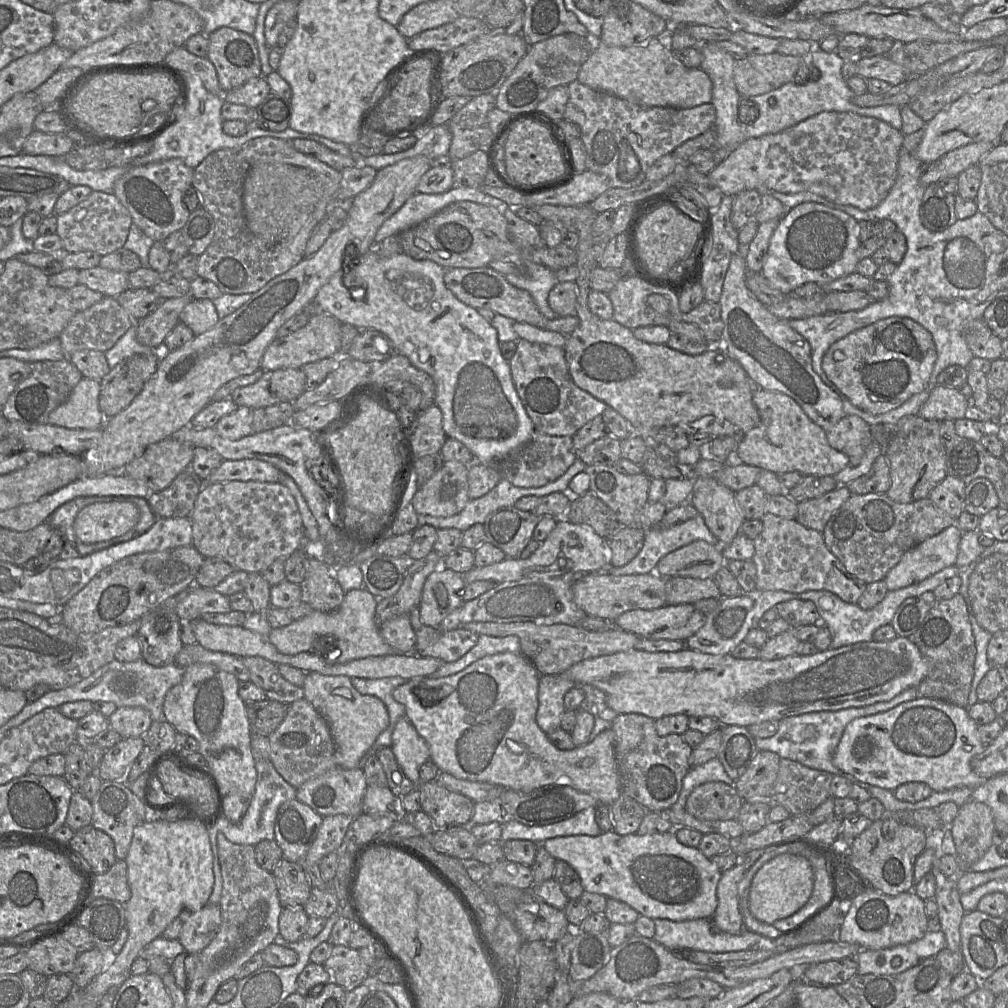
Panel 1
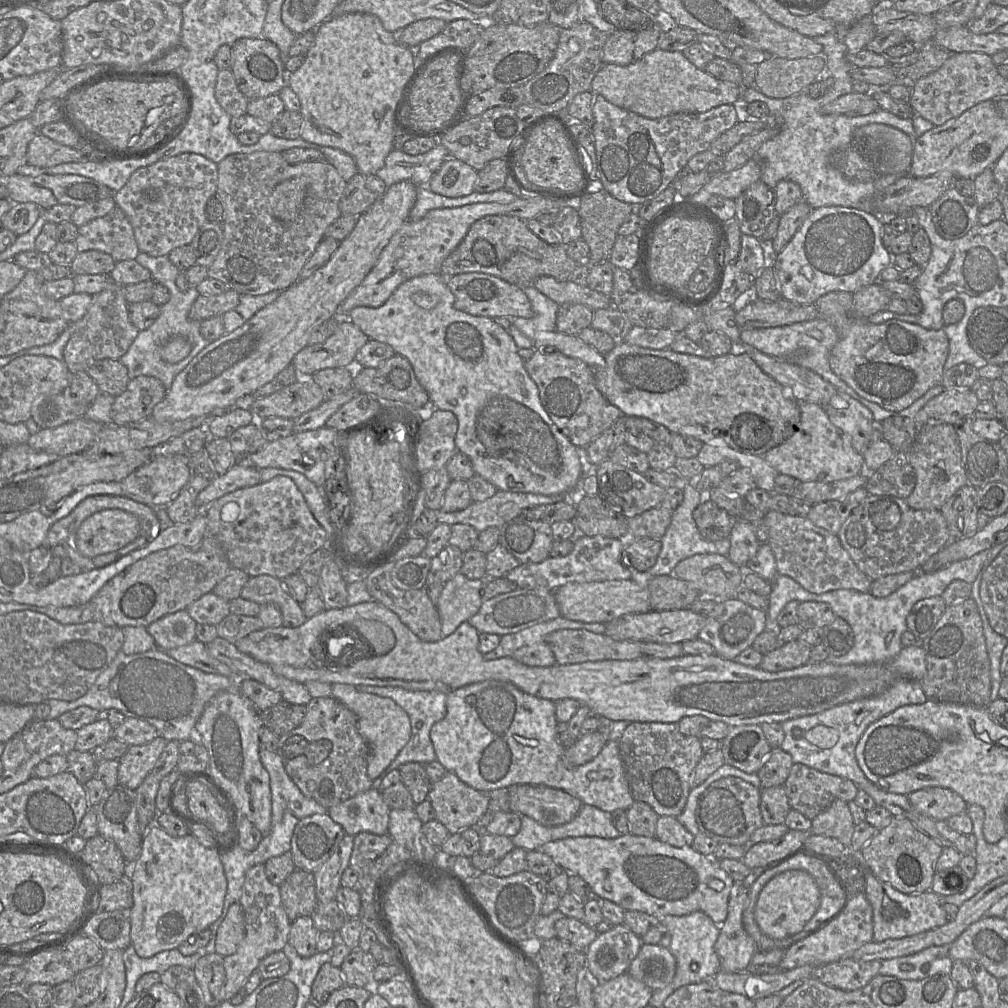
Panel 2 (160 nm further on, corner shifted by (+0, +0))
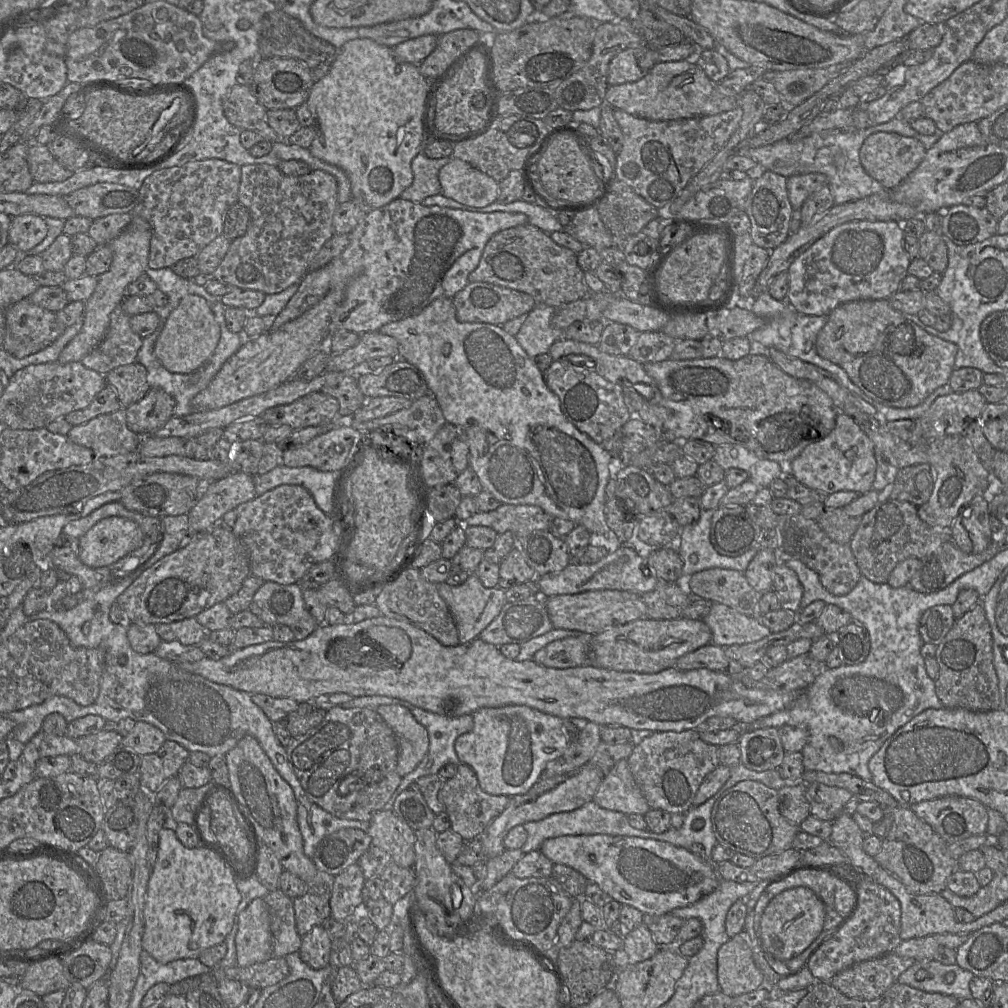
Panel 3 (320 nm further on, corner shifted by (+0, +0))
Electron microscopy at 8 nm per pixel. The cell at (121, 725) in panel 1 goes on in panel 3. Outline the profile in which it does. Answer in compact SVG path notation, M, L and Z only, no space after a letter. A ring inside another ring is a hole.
M137 721L132 731L122 738L120 745L133 749L139 755L146 755L157 752L165 741L165 735L159 728Z

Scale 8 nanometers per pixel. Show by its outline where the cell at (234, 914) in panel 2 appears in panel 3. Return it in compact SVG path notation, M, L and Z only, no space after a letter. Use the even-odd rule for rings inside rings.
M263 898L251 901L238 916L235 947L237 966L251 966L274 957L270 914Z

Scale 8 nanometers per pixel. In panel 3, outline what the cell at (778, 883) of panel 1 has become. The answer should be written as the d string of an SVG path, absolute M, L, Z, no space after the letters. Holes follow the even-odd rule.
M806 887L787 889L770 900L760 920L760 938L766 953L779 960L792 959L805 951L823 931L825 908Z

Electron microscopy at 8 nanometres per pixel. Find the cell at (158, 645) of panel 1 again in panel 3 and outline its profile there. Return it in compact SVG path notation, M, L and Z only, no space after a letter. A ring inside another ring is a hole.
M195 617L155 626L162 641L179 641L183 645L199 645L210 632Z

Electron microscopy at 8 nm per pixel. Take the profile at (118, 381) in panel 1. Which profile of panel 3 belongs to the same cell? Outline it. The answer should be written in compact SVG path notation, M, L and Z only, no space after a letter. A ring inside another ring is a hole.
M150 388L138 402L123 409L128 428L140 437L153 435L175 415L176 402L160 388Z

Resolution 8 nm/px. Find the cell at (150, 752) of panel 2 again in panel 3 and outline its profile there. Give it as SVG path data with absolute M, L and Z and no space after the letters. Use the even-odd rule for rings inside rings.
M166 740L157 752L142 756L139 768L141 786L157 792L169 778L178 775L189 756L190 752L177 742Z

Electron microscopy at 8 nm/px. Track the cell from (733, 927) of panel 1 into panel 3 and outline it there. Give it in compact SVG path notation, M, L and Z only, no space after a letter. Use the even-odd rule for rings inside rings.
M744 929L719 948L717 978L721 991L729 996L752 992L766 985L745 939Z

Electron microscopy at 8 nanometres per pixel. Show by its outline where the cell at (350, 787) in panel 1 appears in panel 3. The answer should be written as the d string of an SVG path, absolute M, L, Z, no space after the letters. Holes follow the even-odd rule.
M391 808L376 812L366 832L372 844L390 854L392 860L406 868L414 868L415 831Z

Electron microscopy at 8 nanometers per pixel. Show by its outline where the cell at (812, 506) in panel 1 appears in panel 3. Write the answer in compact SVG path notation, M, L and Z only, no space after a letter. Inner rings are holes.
M871 489L846 506L826 508L817 522L831 540L839 544L849 544L864 514L878 502L879 492Z

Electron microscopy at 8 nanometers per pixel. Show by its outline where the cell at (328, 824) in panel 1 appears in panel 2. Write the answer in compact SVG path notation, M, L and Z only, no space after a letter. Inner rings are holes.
M346 834L334 845L329 859L313 872L319 902L335 900L336 892L341 887L341 876L350 865L352 849L353 836Z

